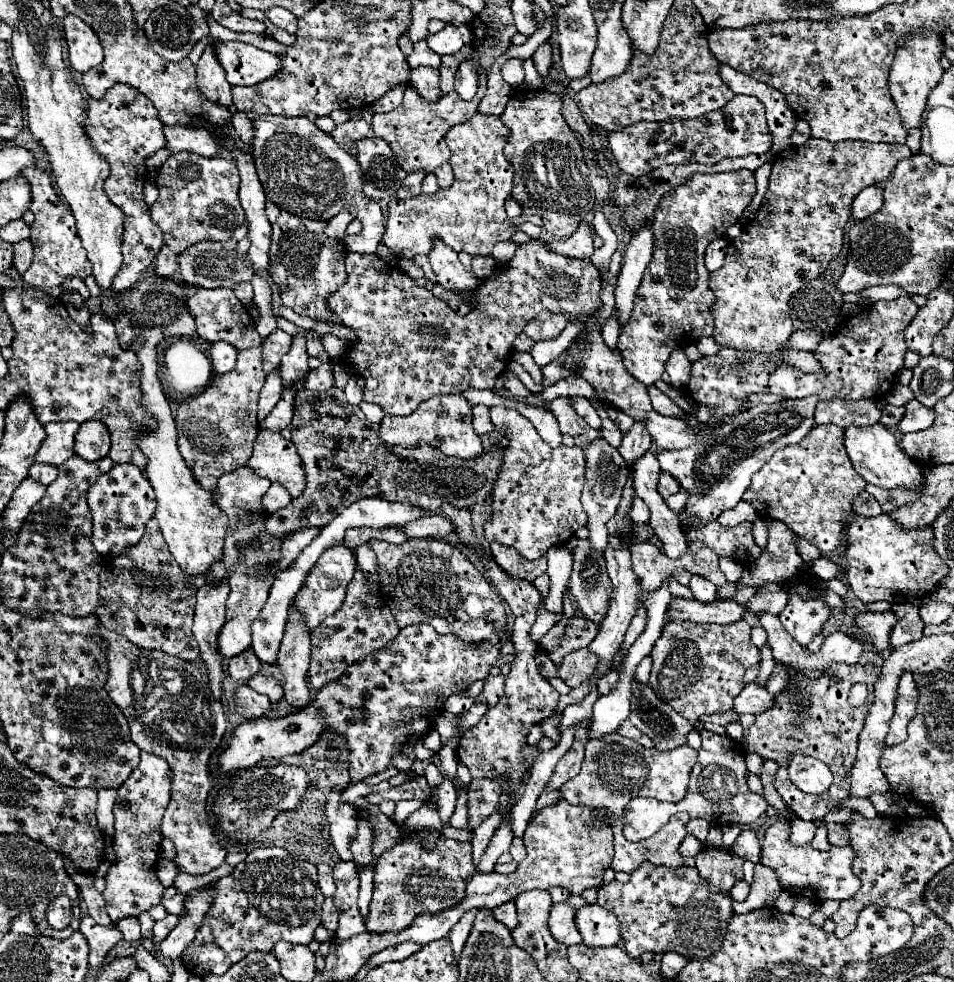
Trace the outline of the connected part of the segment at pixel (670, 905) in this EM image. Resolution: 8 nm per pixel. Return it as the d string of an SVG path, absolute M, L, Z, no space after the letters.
M645 861L627 883L611 881L607 885L599 887L597 903L617 915L621 921L621 939L625 951L639 959L645 951L651 953L667 953L677 951L685 955L687 959L697 959L705 955L713 955L717 947L721 947L721 939L725 939L725 923L729 921L731 903L733 899L725 899L723 895L709 895L705 887L701 887L701 879L697 879L695 867L679 867L679 869L667 869L667 867L653 867L653 863Z

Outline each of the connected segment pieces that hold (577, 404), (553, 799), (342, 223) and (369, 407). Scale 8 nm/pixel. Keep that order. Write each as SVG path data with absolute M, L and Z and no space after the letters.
M571 397L571 407L573 407L575 413L577 413L579 417L583 417L591 427L601 429L601 419L599 419L599 415L597 415L597 411L595 411L595 407L591 405L589 399L585 399L585 397Z
M543 791L543 793L539 795L539 799L537 799L535 815L537 815L541 809L545 809L545 807L551 807L551 805L555 805L559 799L561 799L561 793L559 793L559 791Z
M343 211L343 213L335 215L333 219L329 219L329 223L327 223L327 227L325 227L325 233L327 233L329 237L333 237L333 239L343 239L343 237L347 235L345 229L347 229L347 225L349 225L353 219L355 219L355 215Z
M363 401L359 407L361 407L361 411L365 413L367 421L371 421L371 423L381 423L381 419L385 417L385 413L383 413L383 409L381 409L379 405L373 405L373 403Z

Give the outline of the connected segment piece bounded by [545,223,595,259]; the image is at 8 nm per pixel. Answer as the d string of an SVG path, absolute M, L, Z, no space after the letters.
M581 223L581 227L565 241L547 241L545 247L549 251L555 251L565 257L575 257L575 259L589 259L593 255L593 237L595 231L587 225Z

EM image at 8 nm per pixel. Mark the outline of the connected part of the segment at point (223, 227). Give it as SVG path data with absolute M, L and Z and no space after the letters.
M193 153L171 155L161 165L155 187L159 191L159 199L149 207L149 215L165 233L163 247L153 259L153 273L159 277L173 277L177 255L185 247L205 239L229 241L233 231L245 221L243 207L237 199L237 165L227 159L207 159Z

